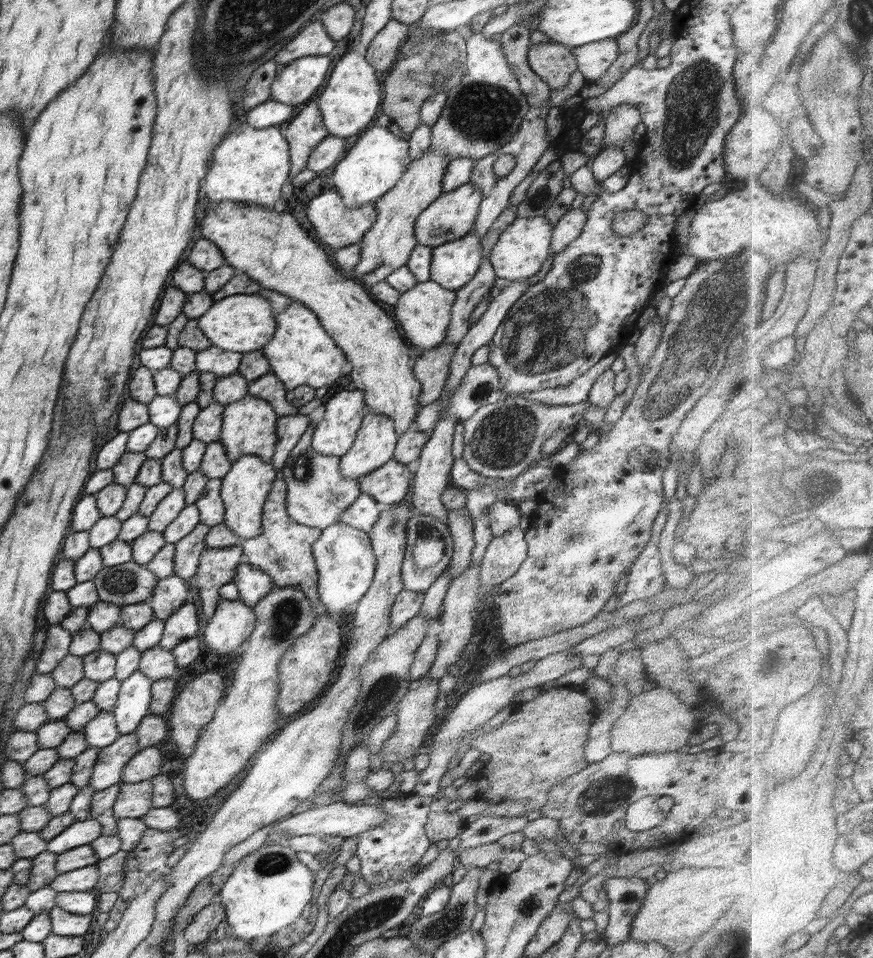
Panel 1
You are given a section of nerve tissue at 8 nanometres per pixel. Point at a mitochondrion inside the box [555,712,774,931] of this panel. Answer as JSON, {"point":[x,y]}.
{"point":[605,797]}

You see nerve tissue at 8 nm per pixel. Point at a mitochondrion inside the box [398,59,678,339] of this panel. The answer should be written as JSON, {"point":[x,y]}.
{"point":[485,113]}

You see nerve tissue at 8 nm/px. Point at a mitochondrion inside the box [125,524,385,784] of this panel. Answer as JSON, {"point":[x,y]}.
{"point":[287,612]}

